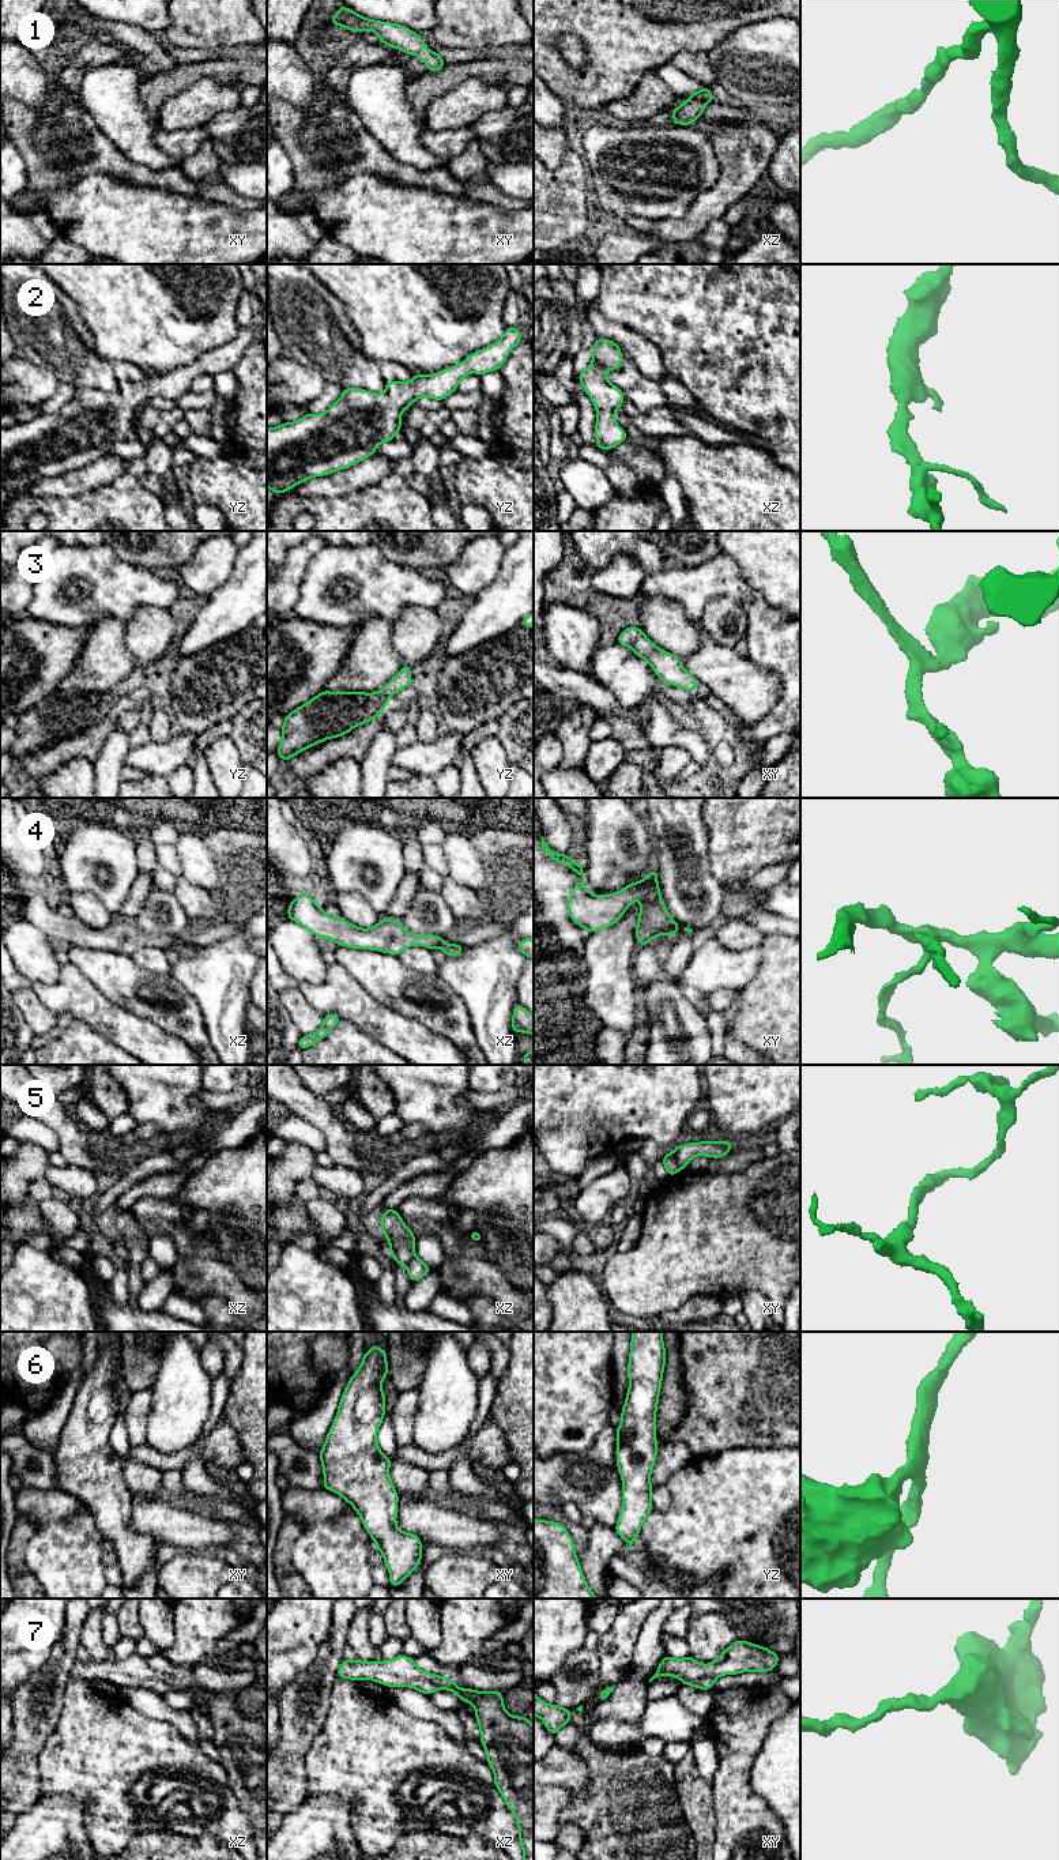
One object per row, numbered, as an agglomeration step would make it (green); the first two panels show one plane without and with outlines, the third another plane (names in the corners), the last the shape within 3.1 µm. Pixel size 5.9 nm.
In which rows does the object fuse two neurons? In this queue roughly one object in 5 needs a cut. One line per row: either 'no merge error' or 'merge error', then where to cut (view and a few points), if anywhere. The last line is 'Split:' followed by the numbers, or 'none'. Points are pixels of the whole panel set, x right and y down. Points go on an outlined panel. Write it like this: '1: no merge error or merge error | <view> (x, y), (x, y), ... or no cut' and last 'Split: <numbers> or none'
1: no merge error | no cut
2: no merge error | no cut
3: no merge error | no cut
4: no merge error | no cut
5: merge error | xy (674, 1153), (675, 1162), (681, 1168)
6: no merge error | no cut
7: no merge error | no cut
Split: 5

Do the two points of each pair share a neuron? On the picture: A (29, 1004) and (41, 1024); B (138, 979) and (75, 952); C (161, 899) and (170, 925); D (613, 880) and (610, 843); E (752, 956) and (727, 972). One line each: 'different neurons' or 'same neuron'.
A: same neuron
B: same neuron
C: same neuron
D: different neurons
E: same neuron

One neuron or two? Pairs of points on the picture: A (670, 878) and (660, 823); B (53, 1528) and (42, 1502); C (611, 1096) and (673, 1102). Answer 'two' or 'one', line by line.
A: one
B: two
C: one

